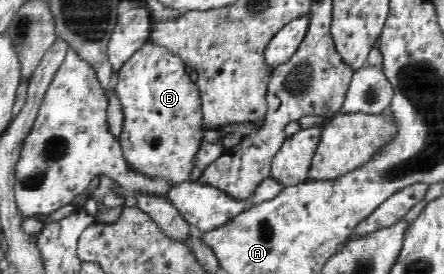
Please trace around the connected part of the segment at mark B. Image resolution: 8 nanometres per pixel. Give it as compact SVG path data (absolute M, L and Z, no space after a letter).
M149 41L119 68L115 88L124 113L124 130L119 140L128 167L137 174L143 174L145 178L164 178L171 187L194 180L191 170L195 170L198 150L203 147L204 134L207 131L203 125L202 100L198 86L191 84L185 65L179 56Z

